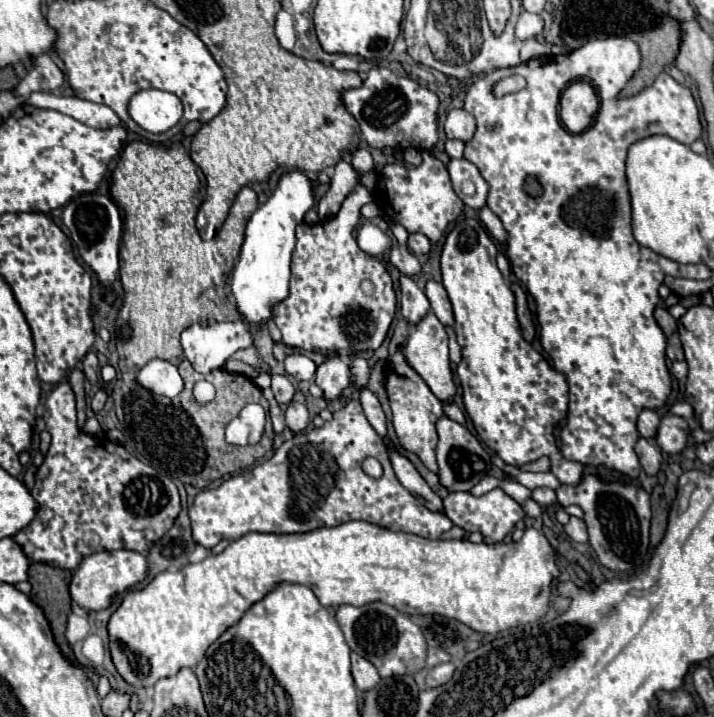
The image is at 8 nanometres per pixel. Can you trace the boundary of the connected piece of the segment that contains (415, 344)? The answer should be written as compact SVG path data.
M432 311L410 331L406 343L406 359L442 403L452 403L456 395L456 385L452 381L452 369L448 359L448 335L444 331L444 325L438 321L438 317L434 317Z

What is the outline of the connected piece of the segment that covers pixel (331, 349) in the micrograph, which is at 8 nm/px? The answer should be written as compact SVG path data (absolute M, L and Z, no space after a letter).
M358 183L346 195L334 219L320 221L316 225L306 225L306 223L298 225L296 251L292 255L290 297L276 307L276 315L274 315L274 323L282 333L284 345L294 349L324 353L324 355L356 355L368 349L378 349L382 345L397 307L392 279L386 267L378 259L366 255L354 239L354 231L362 217L360 209L372 201L374 201L374 191Z

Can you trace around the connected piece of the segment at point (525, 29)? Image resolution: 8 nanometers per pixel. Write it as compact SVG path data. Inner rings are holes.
M522 11L520 19L516 23L516 37L518 39L530 39L530 37L540 35L542 29L544 29L544 19L540 15Z

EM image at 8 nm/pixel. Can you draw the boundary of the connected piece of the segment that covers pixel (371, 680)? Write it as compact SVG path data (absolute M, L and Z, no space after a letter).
M352 653L352 677L360 691L370 691L380 683L380 675L376 667L356 653Z

